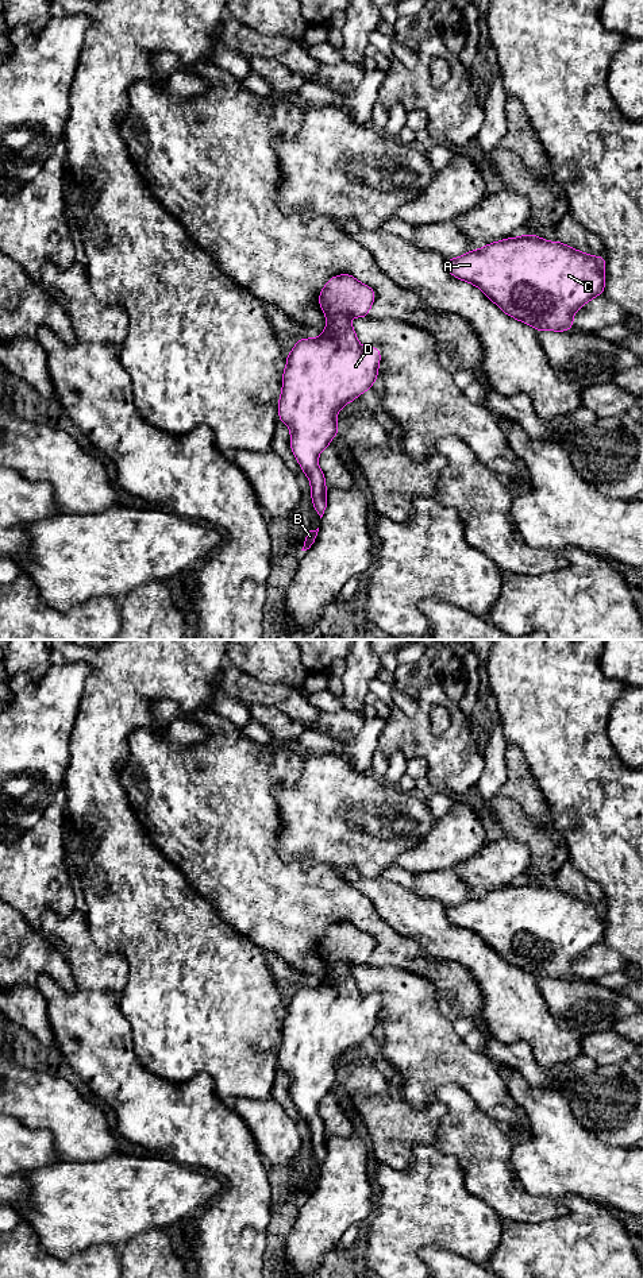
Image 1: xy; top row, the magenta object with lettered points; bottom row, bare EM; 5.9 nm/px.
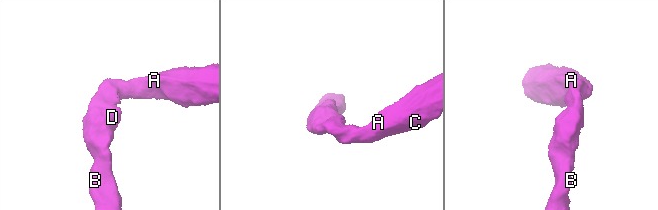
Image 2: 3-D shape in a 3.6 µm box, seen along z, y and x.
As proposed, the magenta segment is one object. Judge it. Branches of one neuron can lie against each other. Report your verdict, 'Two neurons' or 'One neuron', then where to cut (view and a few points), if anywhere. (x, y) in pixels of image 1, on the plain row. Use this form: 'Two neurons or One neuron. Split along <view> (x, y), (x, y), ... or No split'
One neuron. No split

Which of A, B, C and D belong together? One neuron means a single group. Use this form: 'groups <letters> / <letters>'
groups A B C D

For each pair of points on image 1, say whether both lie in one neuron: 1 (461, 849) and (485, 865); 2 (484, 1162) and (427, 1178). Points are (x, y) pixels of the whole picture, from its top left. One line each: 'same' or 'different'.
1: different
2: different

